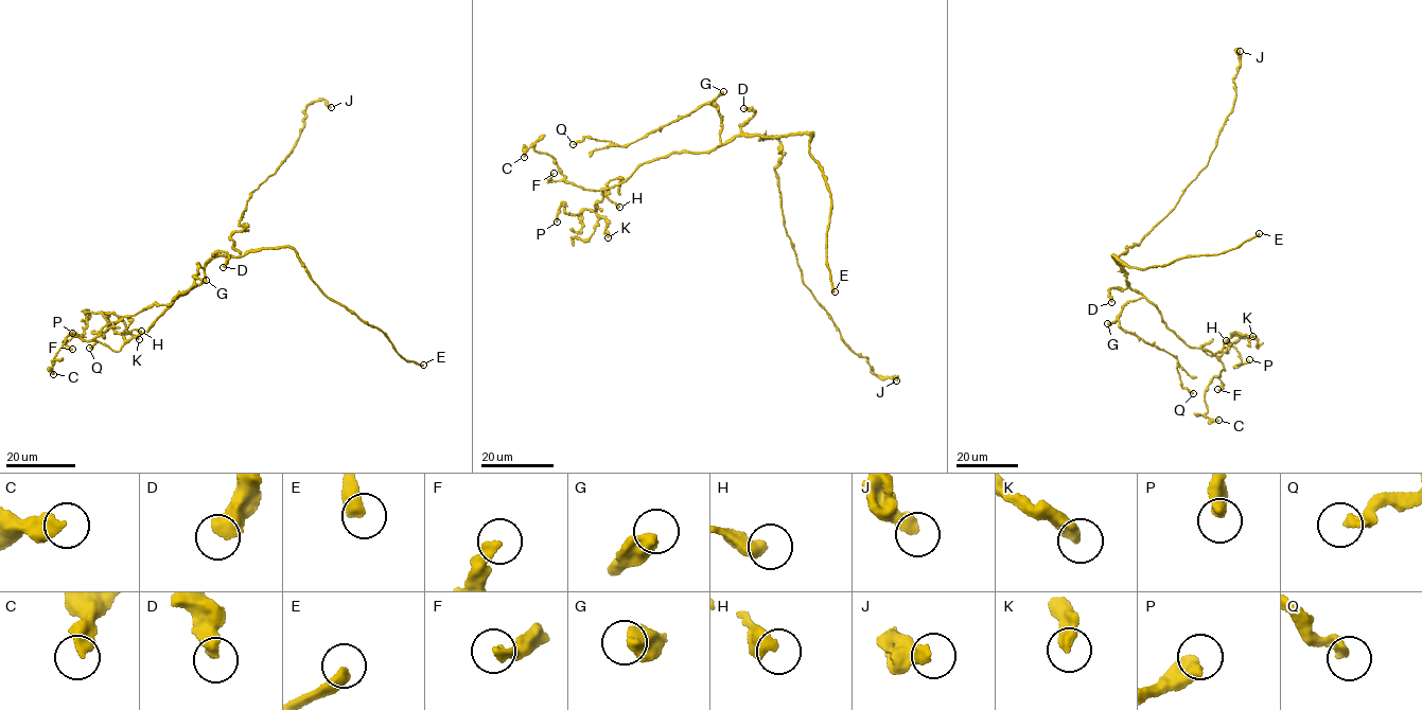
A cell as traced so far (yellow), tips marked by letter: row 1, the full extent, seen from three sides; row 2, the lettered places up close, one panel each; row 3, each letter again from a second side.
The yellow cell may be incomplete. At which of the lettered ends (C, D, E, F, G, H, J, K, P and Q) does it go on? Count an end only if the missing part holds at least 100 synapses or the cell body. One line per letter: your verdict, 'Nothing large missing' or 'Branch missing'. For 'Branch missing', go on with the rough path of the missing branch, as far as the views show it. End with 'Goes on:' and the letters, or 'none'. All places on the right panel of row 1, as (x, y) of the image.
C: Nothing large missing
D: Nothing large missing
E: Branch missing
F: Nothing large missing
G: Nothing large missing
H: Nothing large missing
J: Nothing large missing
K: Nothing large missing
P: Nothing large missing
Q: Nothing large missing
Goes on: E

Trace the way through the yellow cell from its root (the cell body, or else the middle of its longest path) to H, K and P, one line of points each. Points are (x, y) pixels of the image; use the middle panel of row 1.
H: (762, 136), (732, 137), (707, 151), (673, 153), (638, 165), (624, 181), (602, 189), (602, 194), (619, 207)
K: (762, 136), (732, 137), (700, 153), (673, 153), (603, 188), (596, 212), (608, 224), (608, 237)
P: (762, 136), (732, 137), (707, 151), (638, 165), (603, 188), (596, 210), (574, 215), (561, 203), (557, 222)

